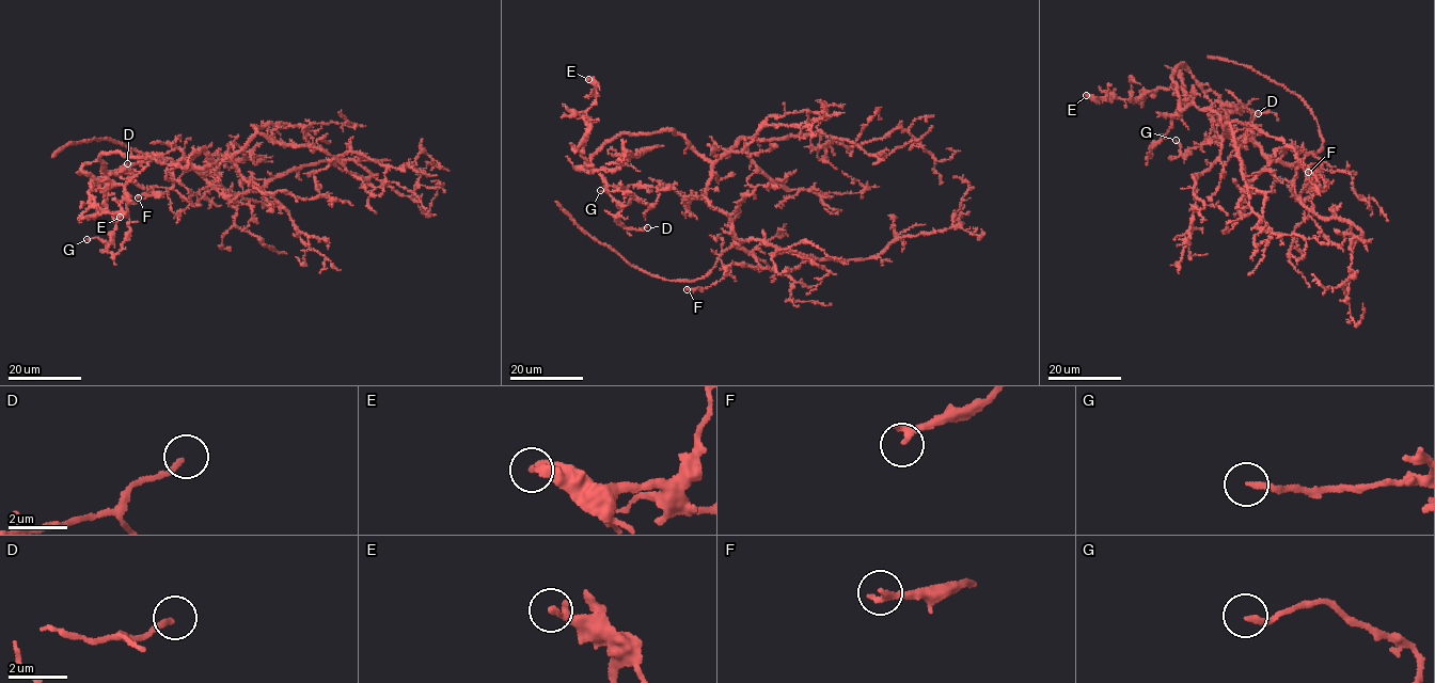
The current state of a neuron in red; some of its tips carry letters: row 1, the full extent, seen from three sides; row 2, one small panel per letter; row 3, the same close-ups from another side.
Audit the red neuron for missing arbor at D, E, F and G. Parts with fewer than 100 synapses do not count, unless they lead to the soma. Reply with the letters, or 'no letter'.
no letter

